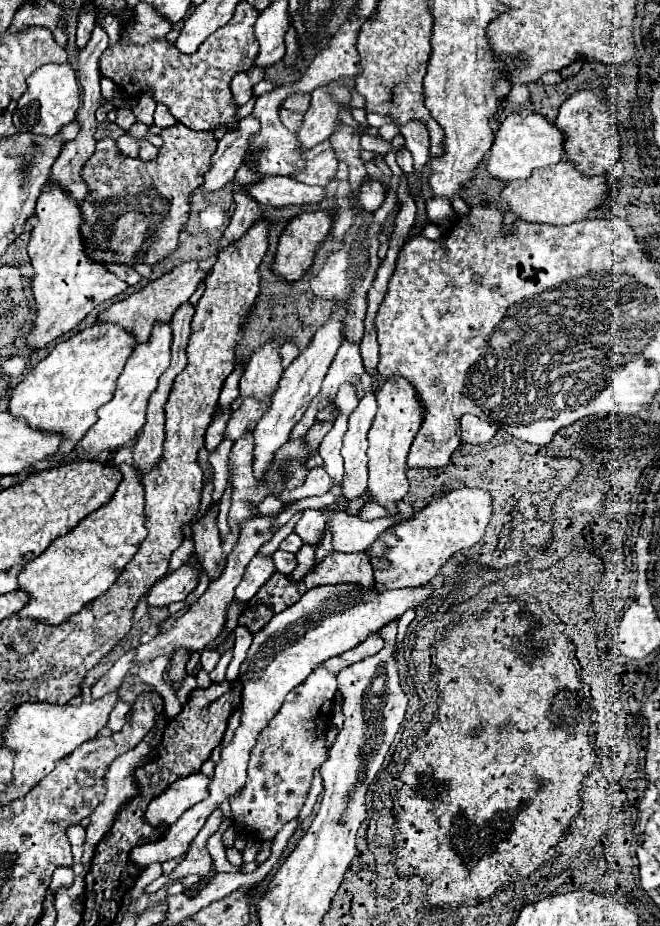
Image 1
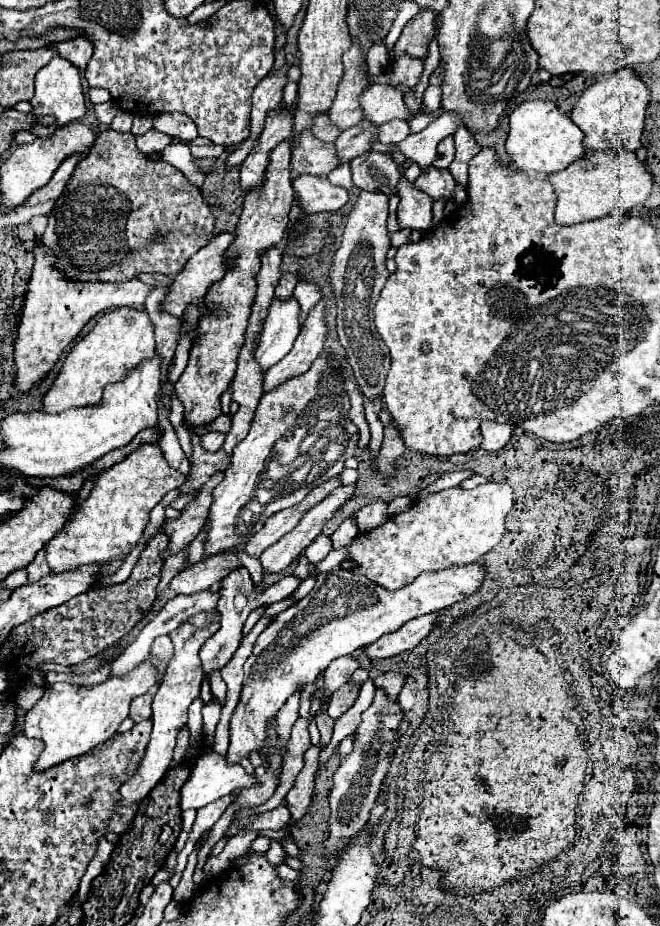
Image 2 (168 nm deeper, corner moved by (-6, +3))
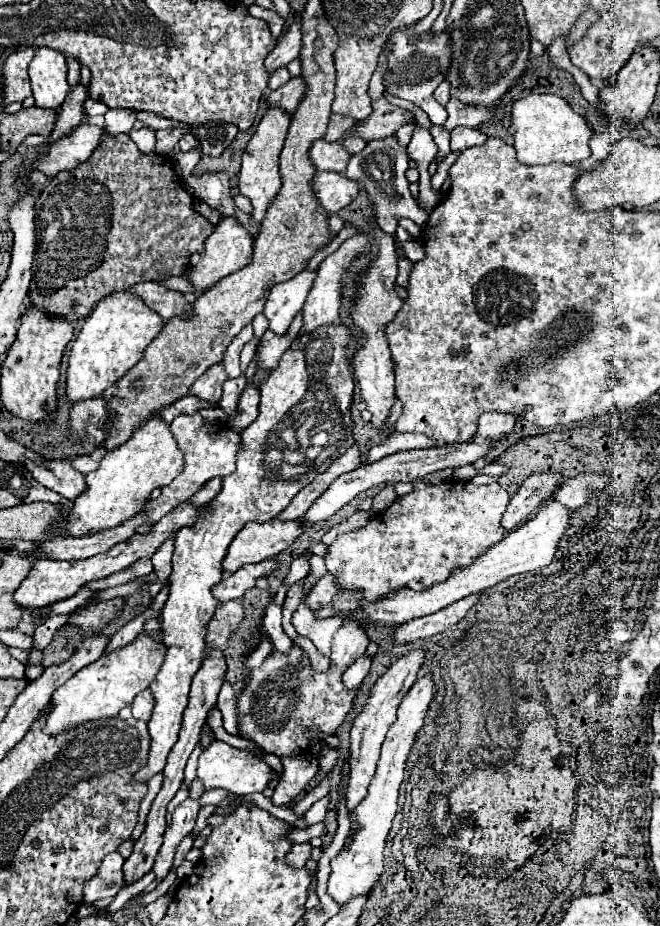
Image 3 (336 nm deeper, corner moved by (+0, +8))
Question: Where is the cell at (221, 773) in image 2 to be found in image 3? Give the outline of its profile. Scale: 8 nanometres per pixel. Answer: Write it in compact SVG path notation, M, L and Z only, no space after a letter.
M216 740L200 754L198 778L204 782L204 788L224 788L236 796L244 796L252 792L262 792L272 780L272 770L258 752L232 748L226 742Z

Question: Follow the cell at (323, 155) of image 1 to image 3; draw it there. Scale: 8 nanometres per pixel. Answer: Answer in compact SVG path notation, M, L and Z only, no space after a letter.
M386 98L376 100L372 104L372 114L362 120L356 128L356 134L362 136L364 140L378 140L386 136L394 136L396 130L404 124L412 124L416 116L400 106L390 104Z

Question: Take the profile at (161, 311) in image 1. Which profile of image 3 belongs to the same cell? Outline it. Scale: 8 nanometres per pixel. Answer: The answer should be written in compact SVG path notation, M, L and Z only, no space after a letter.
M222 218L220 224L214 228L214 232L206 238L206 248L200 254L194 254L190 258L190 272L186 272L186 278L198 288L198 290L208 290L212 288L218 280L224 276L244 268L246 264L252 262L252 246L254 238L252 234L236 220L236 218Z

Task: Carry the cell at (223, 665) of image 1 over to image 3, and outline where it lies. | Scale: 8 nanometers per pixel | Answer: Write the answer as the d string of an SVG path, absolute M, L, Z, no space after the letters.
M306 556L296 558L296 560L292 562L292 568L290 568L290 572L288 572L284 584L296 584L298 580L302 580L302 578L308 574L308 570L310 570L310 562L308 562L308 558L306 558Z

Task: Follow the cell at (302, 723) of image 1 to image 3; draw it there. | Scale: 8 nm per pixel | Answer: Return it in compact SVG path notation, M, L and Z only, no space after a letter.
M346 622L334 634L330 662L334 662L340 668L350 666L366 652L368 644L370 644L368 634L360 622Z

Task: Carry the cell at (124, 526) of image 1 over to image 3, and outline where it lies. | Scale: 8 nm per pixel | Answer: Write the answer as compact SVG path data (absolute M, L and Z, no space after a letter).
M158 418L148 420L130 436L126 444L108 452L96 472L86 476L88 490L74 500L74 510L68 514L68 534L96 534L134 518L152 490L170 484L182 472L182 468L184 456L176 446L170 426Z

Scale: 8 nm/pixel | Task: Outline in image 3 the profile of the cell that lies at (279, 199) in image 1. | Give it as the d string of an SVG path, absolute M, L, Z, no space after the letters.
M316 172L314 192L326 212L338 212L356 200L360 184L338 172Z

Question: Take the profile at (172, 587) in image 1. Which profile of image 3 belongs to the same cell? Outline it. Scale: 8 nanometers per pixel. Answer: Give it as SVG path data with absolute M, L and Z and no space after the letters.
M278 518L264 524L250 522L230 544L230 550L224 558L224 570L236 572L244 564L258 564L262 560L274 558L294 540L298 540L304 530L306 526L300 518L296 522L282 522Z

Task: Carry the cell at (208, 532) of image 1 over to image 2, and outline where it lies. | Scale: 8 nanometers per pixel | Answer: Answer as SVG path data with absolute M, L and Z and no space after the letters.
M240 567L240 569L234 569L232 573L228 573L224 579L222 579L222 587L220 587L220 601L218 601L218 613L220 613L220 629L204 643L204 649L200 649L200 659L202 659L202 667L204 667L204 673L208 675L212 669L222 669L230 659L232 655L236 653L236 649L240 647L240 641L242 641L242 627L244 627L244 621L246 617L262 607L262 605L270 605L270 603L276 603L276 601L282 601L286 597L290 597L300 585L300 579L298 577L282 577L278 583L266 587L264 591L254 587L252 583L252 577L248 573L248 569Z

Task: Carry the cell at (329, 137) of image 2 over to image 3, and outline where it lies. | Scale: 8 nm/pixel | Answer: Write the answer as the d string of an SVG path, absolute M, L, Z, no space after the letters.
M332 114L330 116L330 124L328 124L328 134L326 134L326 142L338 142L340 136L352 128L356 124L354 118L348 118L348 116L340 116L340 114Z

